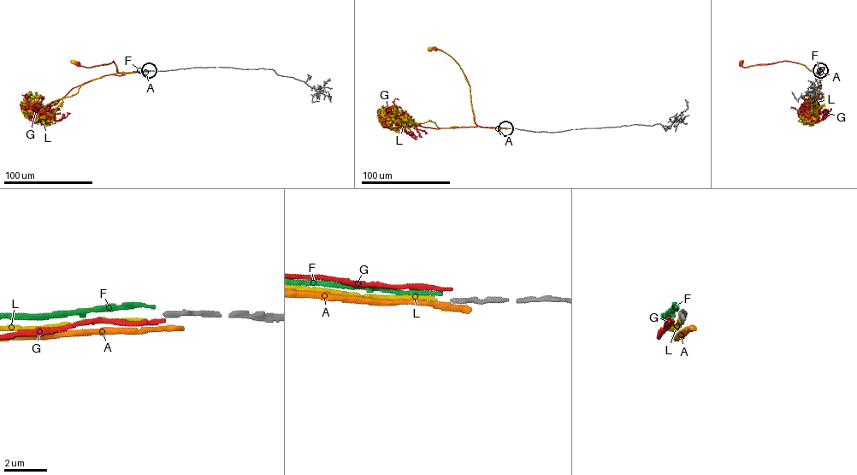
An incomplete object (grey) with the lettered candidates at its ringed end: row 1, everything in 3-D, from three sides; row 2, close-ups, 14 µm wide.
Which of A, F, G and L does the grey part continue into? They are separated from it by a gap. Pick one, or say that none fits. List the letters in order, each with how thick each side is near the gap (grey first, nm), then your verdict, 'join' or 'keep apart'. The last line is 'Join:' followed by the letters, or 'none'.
A: 200 nm thick on the grey side, 360 nm on the other; keep apart
F: 200 nm thick on the grey side, 140 nm on the other; keep apart
G: 200 nm thick on the grey side, 200 nm on the other; keep apart
L: 200 nm thick on the grey side, 160 nm on the other; join
Join: L

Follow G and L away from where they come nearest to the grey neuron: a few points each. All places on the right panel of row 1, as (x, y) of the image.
G: (820, 71), (815, 73), (801, 64), (785, 61), (746, 68), (741, 63)
L: (820, 71), (818, 73), (789, 62), (745, 68), (741, 62)

